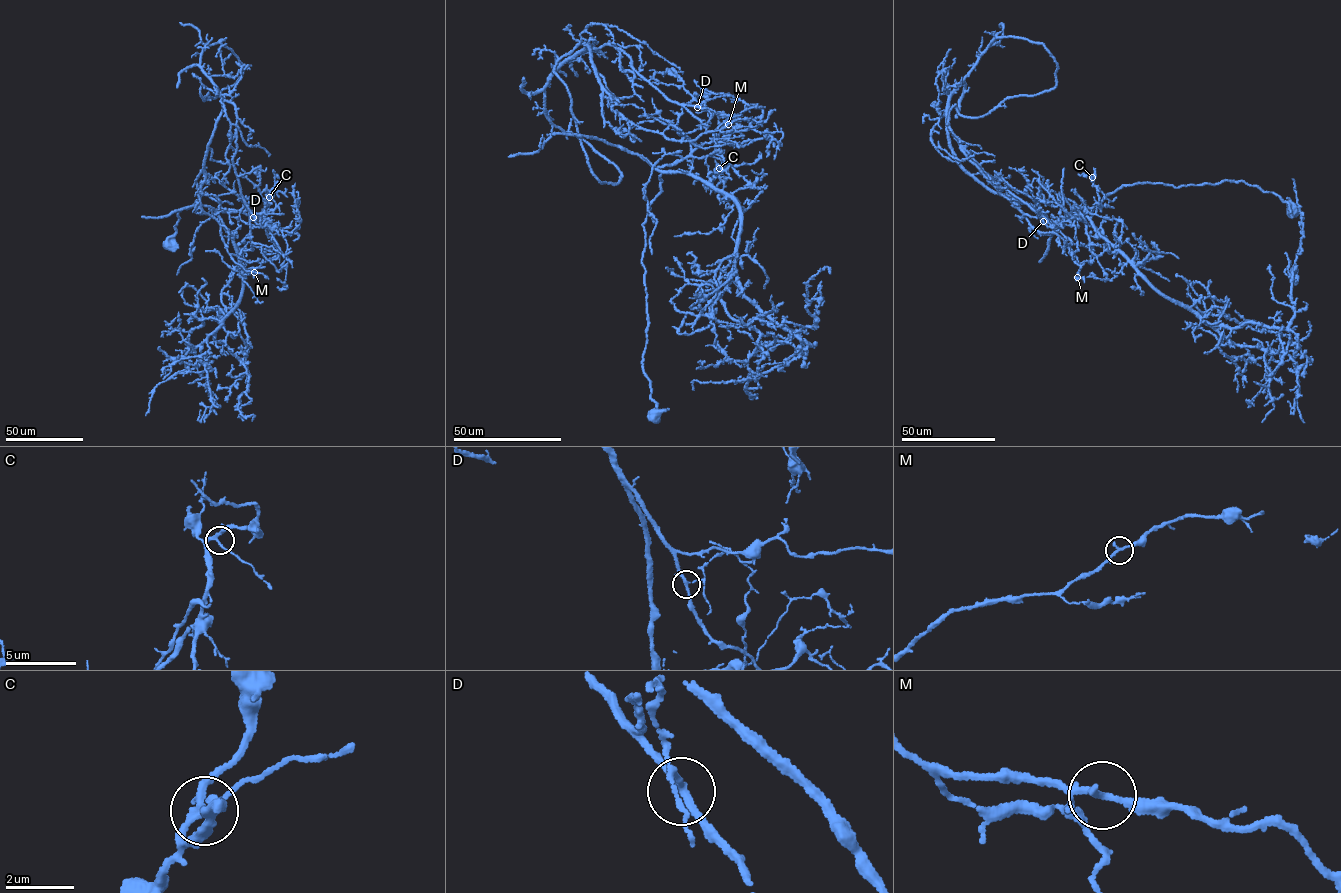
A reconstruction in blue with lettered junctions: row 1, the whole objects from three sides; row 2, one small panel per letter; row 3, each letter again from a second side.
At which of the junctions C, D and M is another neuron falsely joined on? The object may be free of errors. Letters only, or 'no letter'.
D

